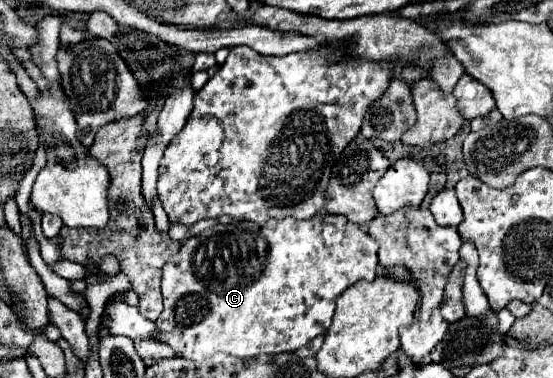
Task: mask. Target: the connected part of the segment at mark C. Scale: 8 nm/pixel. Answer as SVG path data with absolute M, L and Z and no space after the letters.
M319 213L311 219L269 219L265 223L251 223L251 221L233 221L229 225L215 225L211 229L205 229L201 235L187 239L179 253L171 257L171 261L163 267L163 279L161 279L161 293L163 293L163 313L159 315L159 319L155 321L157 329L163 331L165 335L159 337L159 341L171 345L175 349L175 353L179 357L185 359L193 359L193 361L201 361L205 357L211 357L213 353L229 353L241 359L249 359L249 357L257 357L257 355L277 355L277 353L285 353L285 351L297 351L301 345L309 343L313 337L325 333L331 325L331 317L335 311L335 299L353 283L365 279L365 281L373 281L377 277L377 241L371 239L371 235L367 235L359 225L351 223L347 217L341 215L329 215L329 213Z

